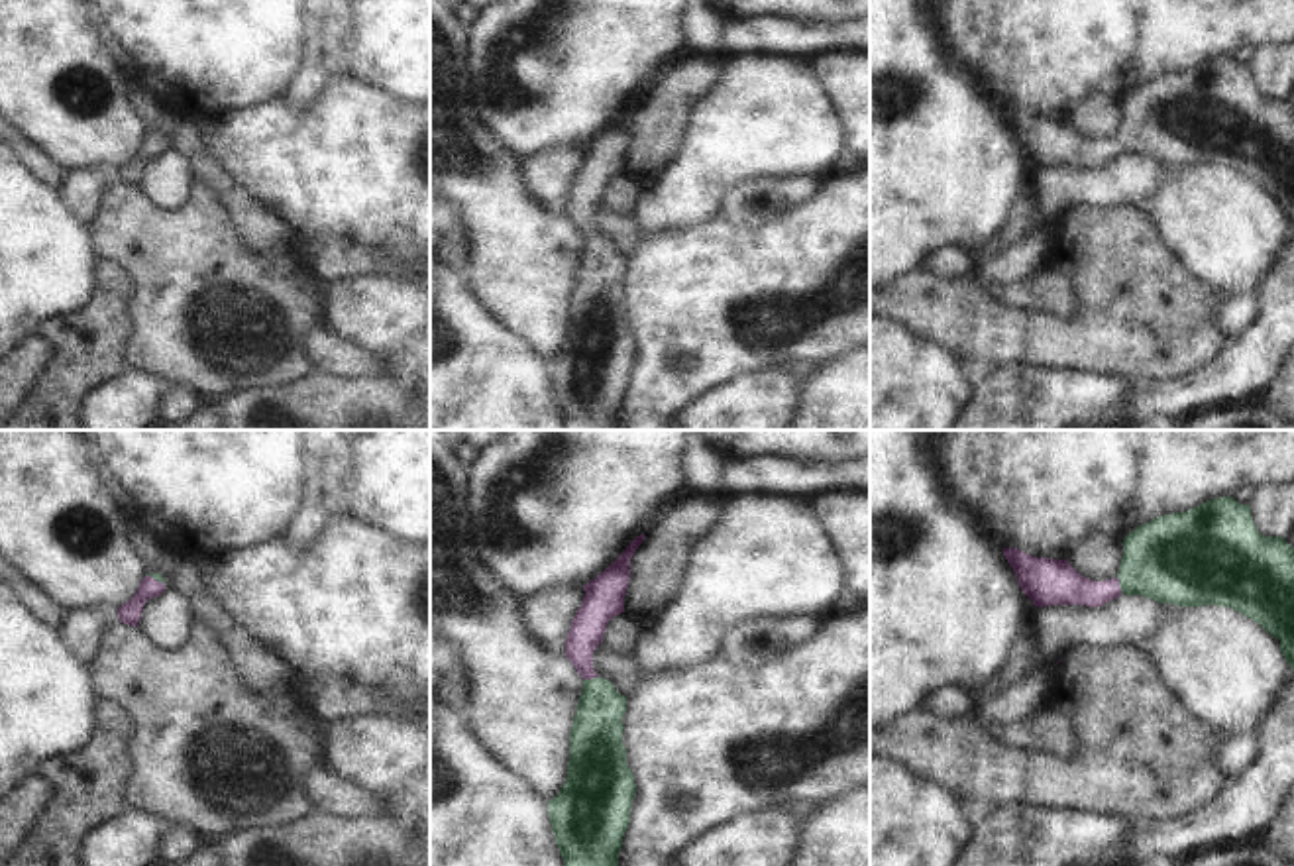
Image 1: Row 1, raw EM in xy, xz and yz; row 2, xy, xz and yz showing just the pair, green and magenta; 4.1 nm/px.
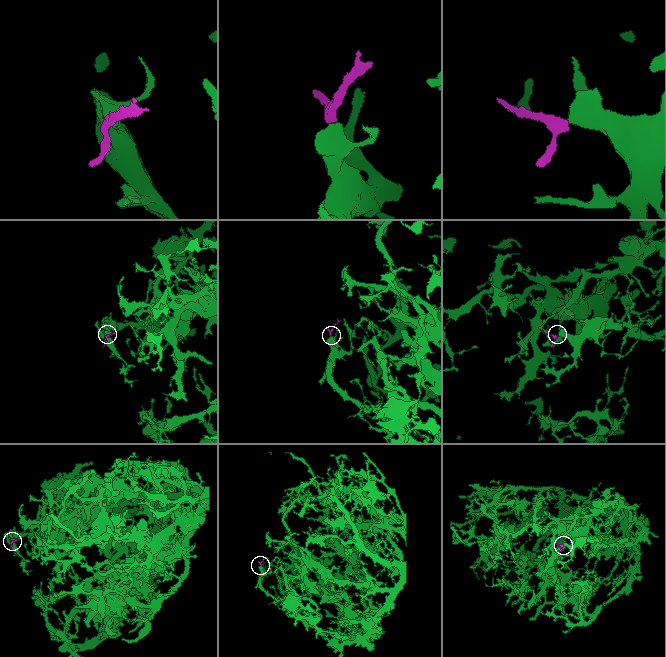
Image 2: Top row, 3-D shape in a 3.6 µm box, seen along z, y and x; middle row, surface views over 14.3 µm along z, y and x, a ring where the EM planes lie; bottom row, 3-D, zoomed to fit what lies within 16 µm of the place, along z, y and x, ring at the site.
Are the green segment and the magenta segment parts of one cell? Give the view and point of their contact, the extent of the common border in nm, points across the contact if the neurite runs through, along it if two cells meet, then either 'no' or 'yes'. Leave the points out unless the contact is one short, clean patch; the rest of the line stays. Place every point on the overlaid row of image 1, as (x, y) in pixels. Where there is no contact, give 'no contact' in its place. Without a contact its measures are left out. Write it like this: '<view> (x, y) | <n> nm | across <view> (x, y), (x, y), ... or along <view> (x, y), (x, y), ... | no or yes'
xz (590, 680) | 70 nm | across xz (595, 741), (595, 688), (590, 680), (590, 623) | yes

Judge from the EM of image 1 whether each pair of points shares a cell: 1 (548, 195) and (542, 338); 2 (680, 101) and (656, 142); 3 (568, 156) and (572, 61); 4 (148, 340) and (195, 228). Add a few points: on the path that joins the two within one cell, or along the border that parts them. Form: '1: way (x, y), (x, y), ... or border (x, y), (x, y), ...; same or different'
1: border (523, 173), (527, 191), (548, 213), (564, 213); different
2: way (670, 110), (658, 122), (656, 132); same
3: border (582, 144), (554, 144), (525, 158); different
4: way (144, 313), (148, 275), (167, 256); same

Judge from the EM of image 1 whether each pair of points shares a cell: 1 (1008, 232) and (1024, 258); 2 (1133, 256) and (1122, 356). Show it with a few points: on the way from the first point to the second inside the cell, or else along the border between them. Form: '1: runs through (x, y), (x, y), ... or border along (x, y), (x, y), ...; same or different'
1: border along (1043, 222), (1022, 234), (980, 270); different
2: runs through (1143, 281), (1143, 330); same

